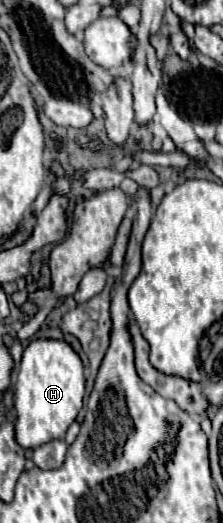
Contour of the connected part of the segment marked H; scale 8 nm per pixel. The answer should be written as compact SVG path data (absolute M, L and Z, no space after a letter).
M34 339L22 355L16 377L16 441L28 447L40 447L50 439L62 439L68 425L76 419L84 399L84 371L78 353L64 339Z

